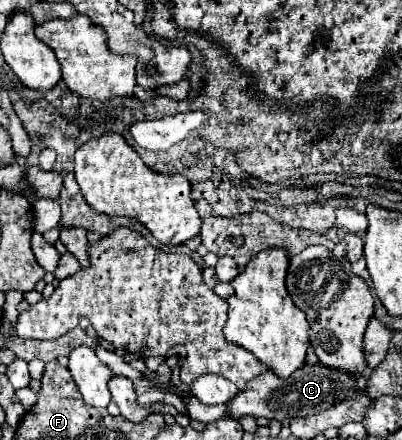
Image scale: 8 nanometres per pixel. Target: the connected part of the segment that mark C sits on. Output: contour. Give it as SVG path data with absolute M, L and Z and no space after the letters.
M305 365L303 369L295 371L291 379L279 379L273 375L273 371L265 371L259 377L255 377L251 383L247 383L245 391L239 391L235 399L227 403L227 415L233 419L239 419L243 415L253 415L255 419L293 419L293 417L309 417L313 413L319 413L335 403L339 397L347 397L347 391L355 387L357 377L341 373L341 371L331 371L327 367L315 367L315 365Z

